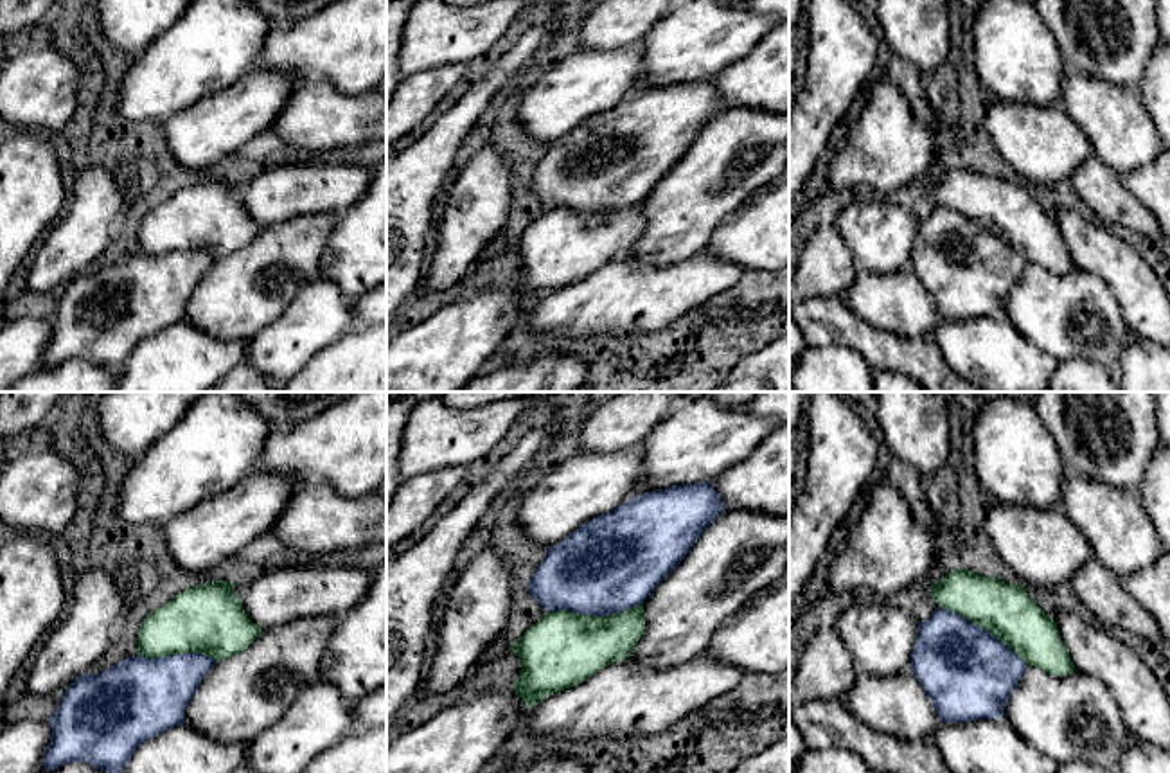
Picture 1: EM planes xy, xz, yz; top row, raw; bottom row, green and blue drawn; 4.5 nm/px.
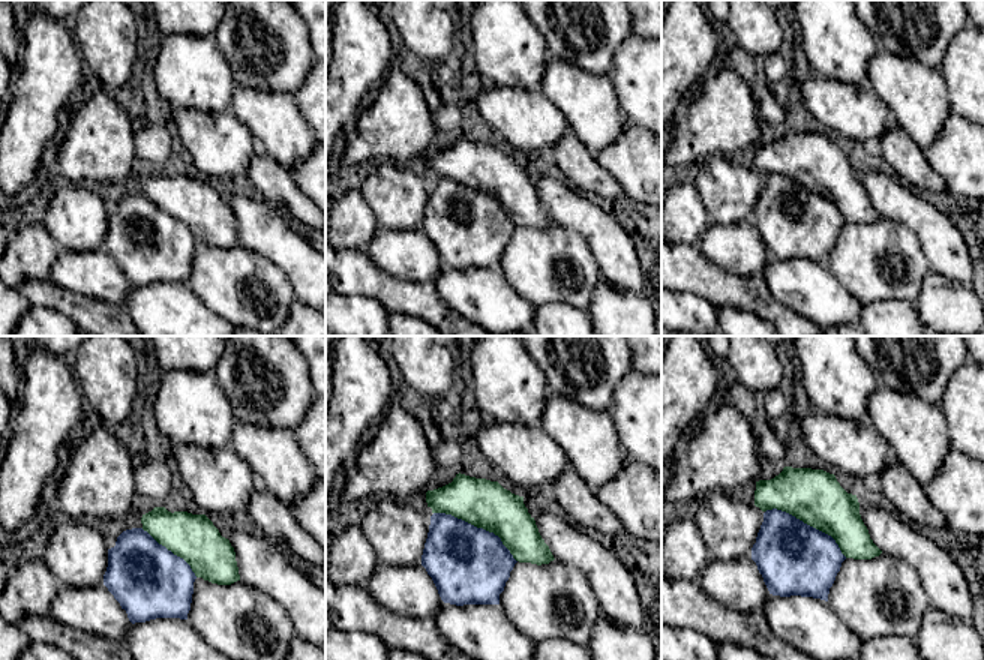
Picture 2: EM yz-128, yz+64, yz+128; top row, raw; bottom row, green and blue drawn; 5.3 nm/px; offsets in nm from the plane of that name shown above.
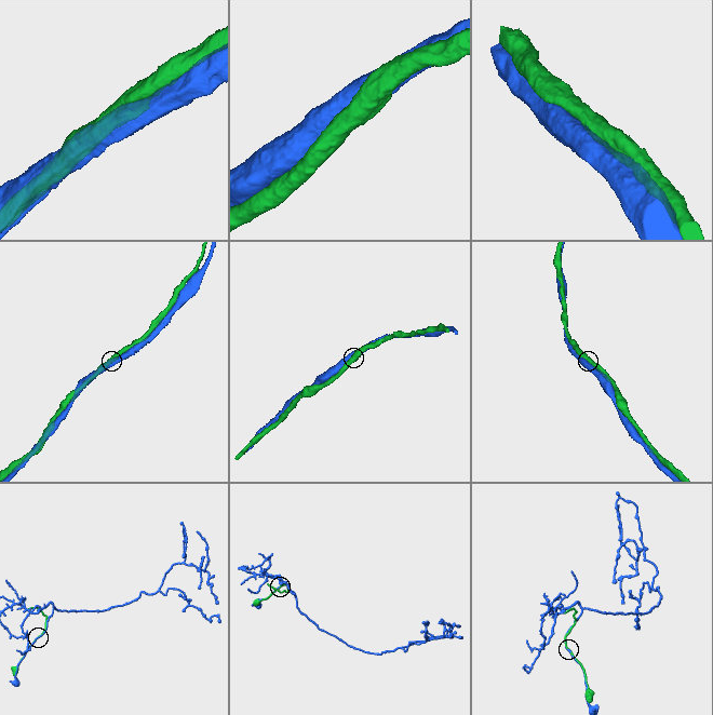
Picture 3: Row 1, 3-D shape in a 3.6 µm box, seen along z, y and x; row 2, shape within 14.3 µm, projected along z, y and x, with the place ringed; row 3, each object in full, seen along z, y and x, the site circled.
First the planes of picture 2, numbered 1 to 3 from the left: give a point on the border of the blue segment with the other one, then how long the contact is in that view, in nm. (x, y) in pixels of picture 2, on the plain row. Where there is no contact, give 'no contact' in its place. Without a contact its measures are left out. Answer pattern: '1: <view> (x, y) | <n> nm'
1: yz-128 (171, 215) | 400 nm
2: yz+64 (479, 191) | 500 nm
3: yz+128 (809, 188) | 500 nm

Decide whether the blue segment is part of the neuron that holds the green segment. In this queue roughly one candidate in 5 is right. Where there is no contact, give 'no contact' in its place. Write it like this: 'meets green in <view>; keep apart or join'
meets green in xz; keep apart

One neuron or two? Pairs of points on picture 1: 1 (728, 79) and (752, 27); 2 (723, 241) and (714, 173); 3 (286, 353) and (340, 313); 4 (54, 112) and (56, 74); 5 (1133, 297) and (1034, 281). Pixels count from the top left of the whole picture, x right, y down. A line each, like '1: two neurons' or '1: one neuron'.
1: two neurons
2: two neurons
3: one neuron
4: one neuron
5: two neurons

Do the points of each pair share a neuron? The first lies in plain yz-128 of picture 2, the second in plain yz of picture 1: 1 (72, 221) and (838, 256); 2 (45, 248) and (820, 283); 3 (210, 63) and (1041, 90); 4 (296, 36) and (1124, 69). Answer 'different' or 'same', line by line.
1: different
2: same
3: same
4: same

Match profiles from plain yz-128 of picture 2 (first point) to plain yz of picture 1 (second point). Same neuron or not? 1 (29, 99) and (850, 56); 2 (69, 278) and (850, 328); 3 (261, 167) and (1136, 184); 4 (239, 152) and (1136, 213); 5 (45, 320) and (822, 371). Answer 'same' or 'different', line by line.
1: same
2: different
3: different
4: different
5: same

